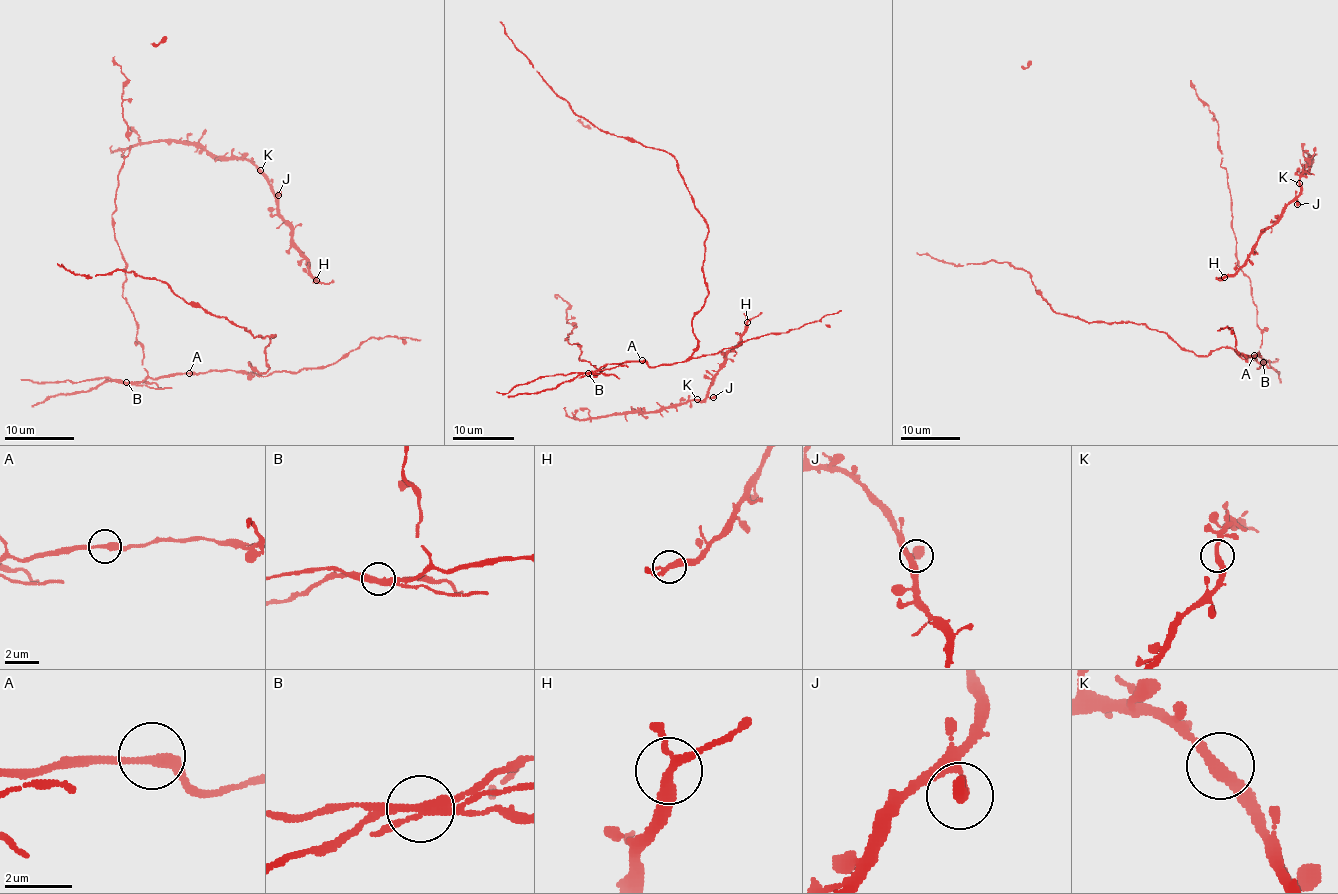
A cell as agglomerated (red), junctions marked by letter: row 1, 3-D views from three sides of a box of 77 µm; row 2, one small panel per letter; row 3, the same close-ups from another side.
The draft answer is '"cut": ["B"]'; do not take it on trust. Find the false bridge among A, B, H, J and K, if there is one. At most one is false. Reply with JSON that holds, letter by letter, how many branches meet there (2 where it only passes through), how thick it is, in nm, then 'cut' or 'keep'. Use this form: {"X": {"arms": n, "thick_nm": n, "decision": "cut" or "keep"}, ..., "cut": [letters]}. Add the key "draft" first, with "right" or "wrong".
{"draft": "right", "A": {"arms": 2, "thick_nm": 320, "decision": "keep"}, "B": {"arms": 2, "thick_nm": 360, "decision": "cut"}, "H": {"arms": 3, "thick_nm": 280, "decision": "keep"}, "J": {"arms": 1, "thick_nm": 400, "decision": "keep"}, "K": {"arms": 2, "thick_nm": 340, "decision": "keep"}, "cut": ["B"]}

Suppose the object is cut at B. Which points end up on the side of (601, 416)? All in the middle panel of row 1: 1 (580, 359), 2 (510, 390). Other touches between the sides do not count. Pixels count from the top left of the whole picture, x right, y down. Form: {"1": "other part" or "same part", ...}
{"1": "same part", "2": "other part"}

